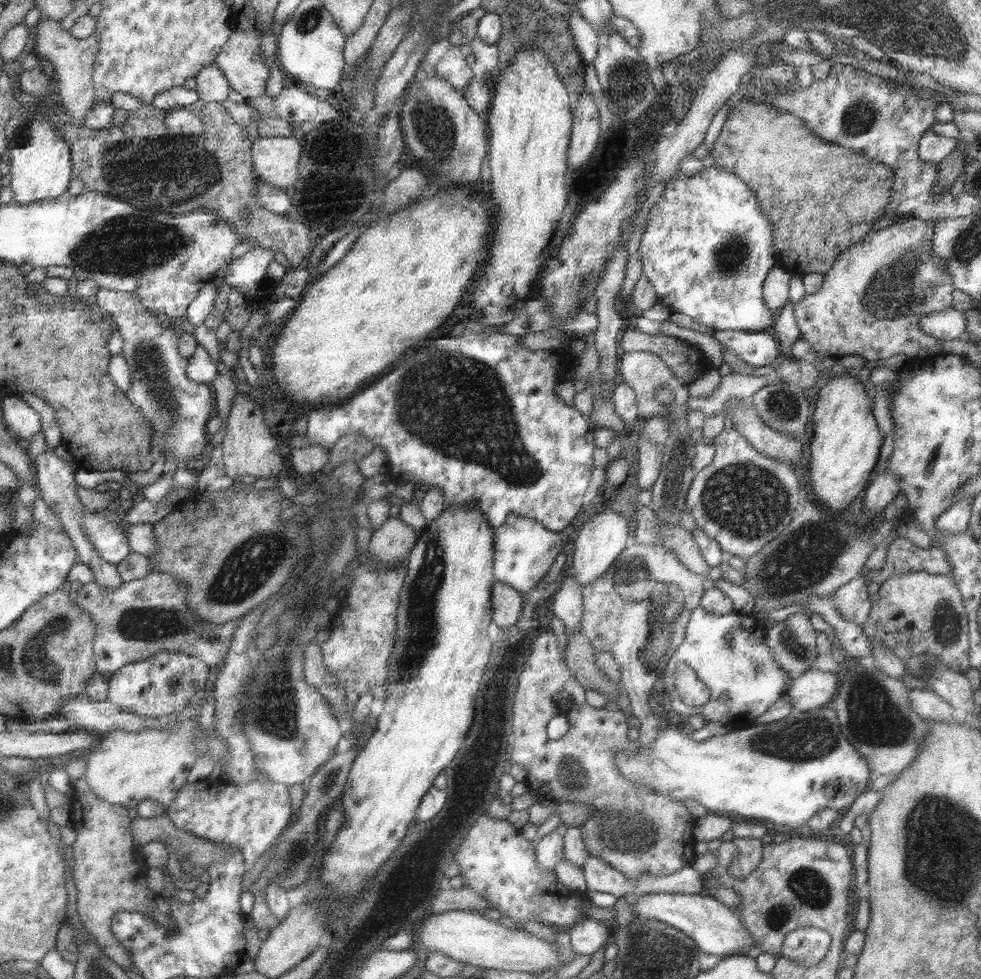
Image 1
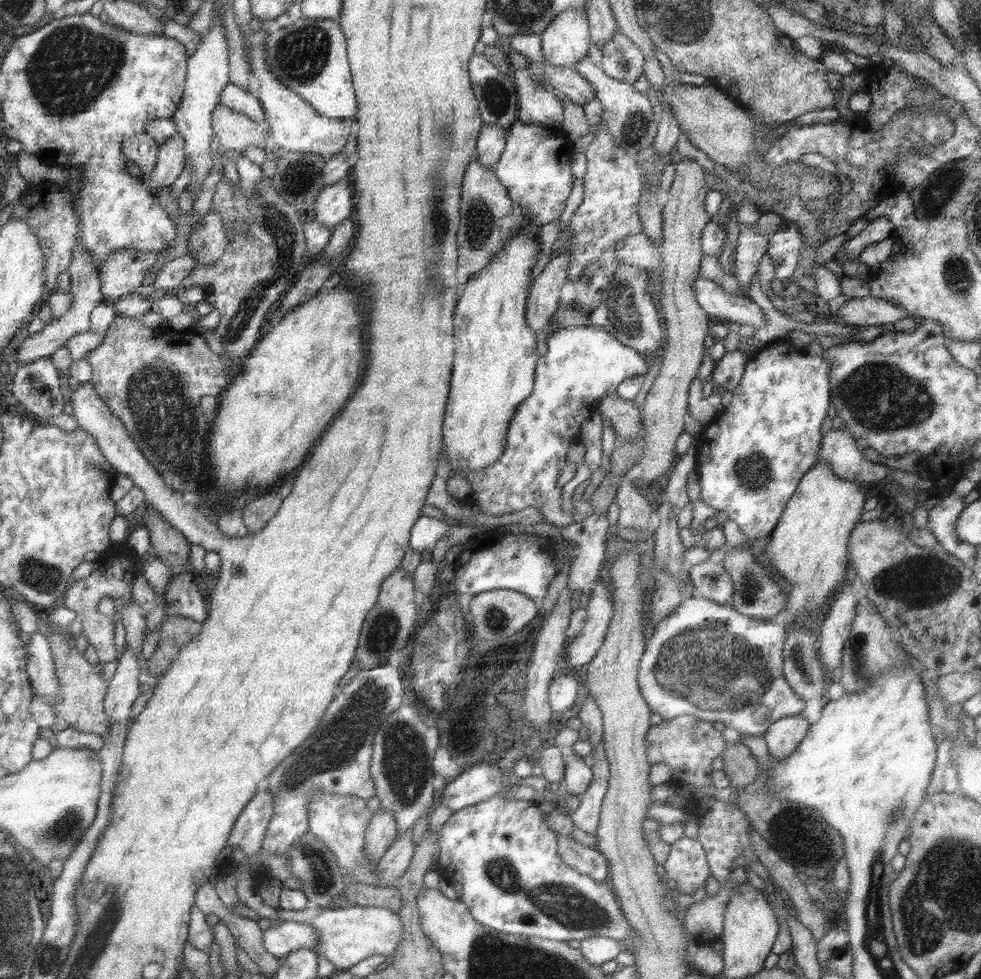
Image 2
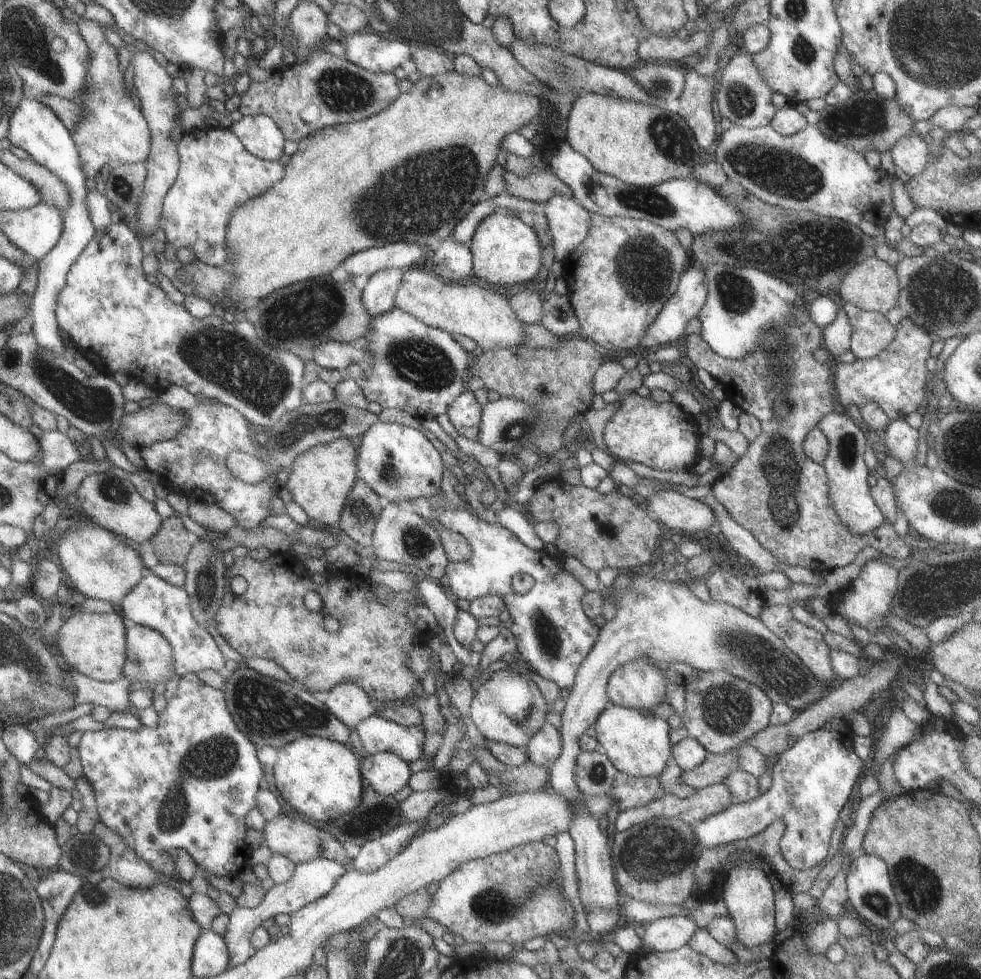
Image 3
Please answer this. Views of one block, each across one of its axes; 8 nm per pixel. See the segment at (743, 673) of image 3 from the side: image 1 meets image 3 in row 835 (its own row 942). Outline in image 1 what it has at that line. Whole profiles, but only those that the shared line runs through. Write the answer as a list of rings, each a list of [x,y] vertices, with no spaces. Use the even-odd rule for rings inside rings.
[[[583,920],[569,928],[569,944],[571,950],[579,956],[591,956],[595,950],[599,950],[603,944],[611,940],[611,936],[605,930],[607,926],[595,920]]]

